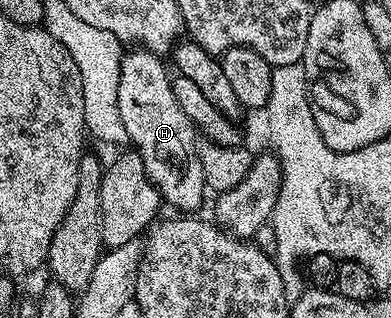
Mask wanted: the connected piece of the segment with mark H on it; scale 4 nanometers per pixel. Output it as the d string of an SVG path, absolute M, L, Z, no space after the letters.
M143 49L125 54L118 73L118 113L122 113L128 143L142 157L148 179L159 189L161 200L177 207L177 212L196 213L206 196L202 161L198 161L196 152L198 132L174 97L172 75L164 63L161 56Z

